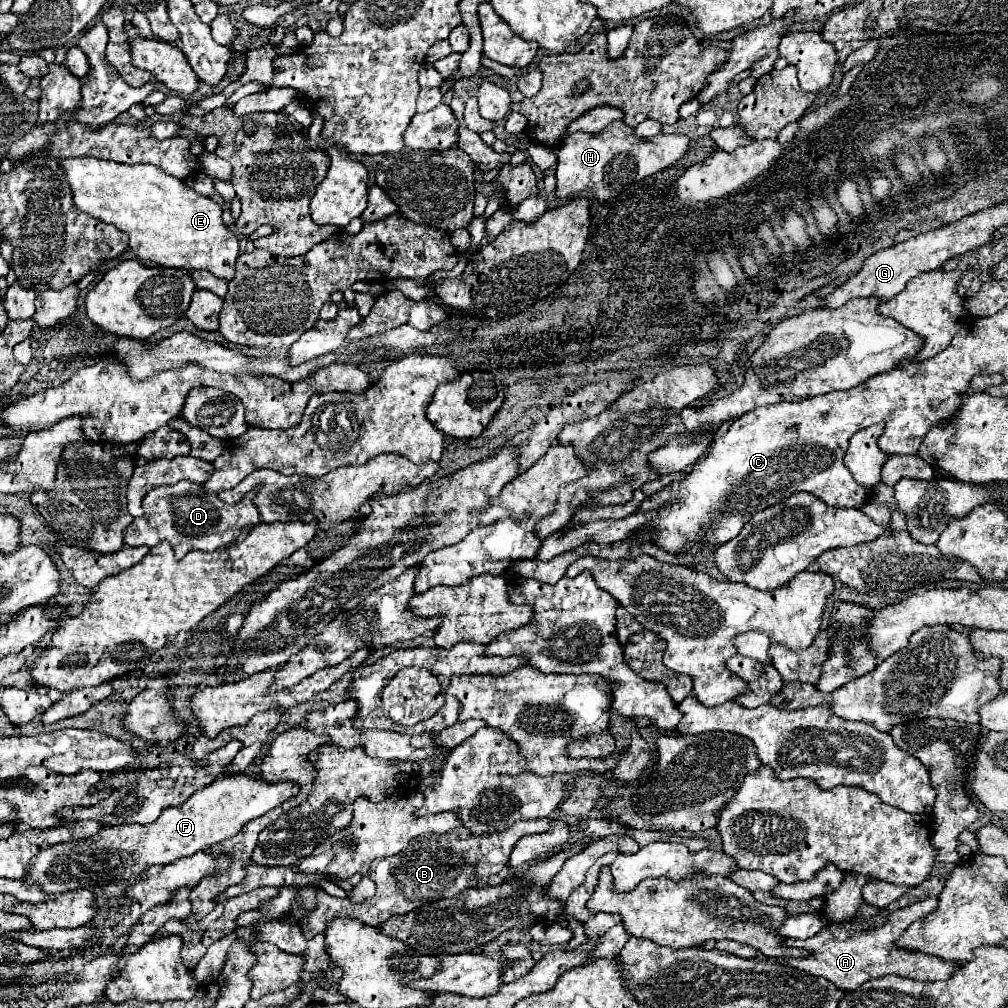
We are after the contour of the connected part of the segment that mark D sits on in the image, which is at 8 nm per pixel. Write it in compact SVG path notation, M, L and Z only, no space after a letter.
M191 481L155 487L141 501L145 515L133 519L133 523L125 529L125 543L129 547L153 547L159 541L169 541L175 557L183 557L187 551L215 551L227 547L231 541L235 541L235 537L239 537L243 527L257 525L261 521L253 503L255 493L259 493L259 485L245 493L239 503L229 505L213 493L205 493L201 485Z

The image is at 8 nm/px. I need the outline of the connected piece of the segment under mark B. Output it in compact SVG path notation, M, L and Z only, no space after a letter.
M533 819L533 821L519 821L513 827L491 833L491 835L471 835L467 829L455 829L453 833L429 833L413 839L409 847L393 857L375 859L371 863L369 875L379 875L379 889L373 897L359 903L357 907L347 907L347 899L337 899L327 895L325 891L319 893L319 905L317 909L303 919L301 931L307 939L315 937L317 933L323 933L327 923L337 917L349 917L359 919L371 927L381 927L389 917L409 913L411 909L417 909L429 901L455 897L467 887L473 887L475 883L487 885L491 875L497 875L507 863L511 855L511 847L525 837L535 833L545 833L553 825L553 819Z

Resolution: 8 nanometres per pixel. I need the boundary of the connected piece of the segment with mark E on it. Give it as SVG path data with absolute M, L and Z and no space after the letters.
M73 157L65 159L59 165L65 169L67 183L73 193L73 203L83 213L115 225L119 231L129 235L129 247L141 257L149 259L163 267L177 267L185 271L193 269L207 269L221 279L233 279L235 275L235 259L239 255L239 239L235 231L223 225L221 221L221 207L193 189L189 189L181 179L163 173L163 169L155 165L123 165L115 161L103 161L97 157Z

